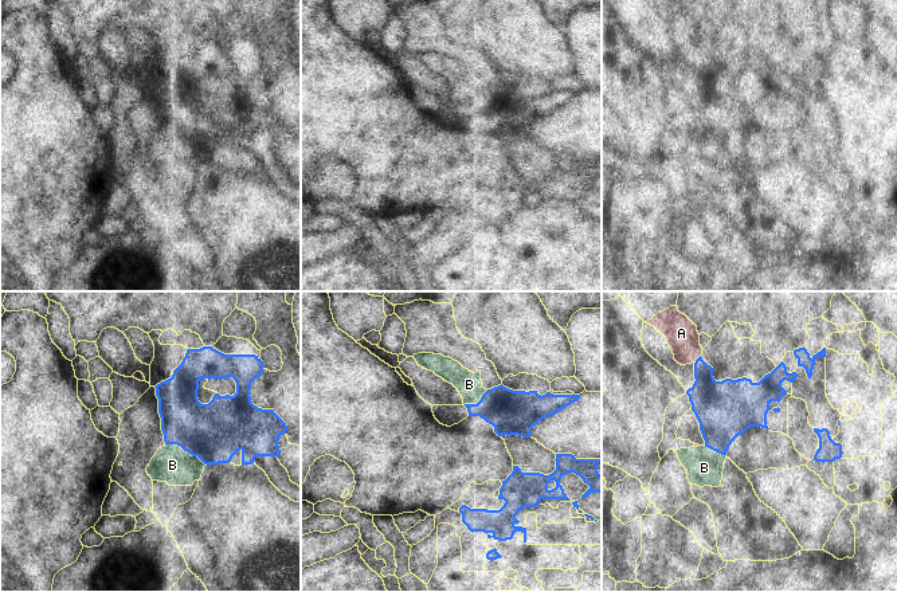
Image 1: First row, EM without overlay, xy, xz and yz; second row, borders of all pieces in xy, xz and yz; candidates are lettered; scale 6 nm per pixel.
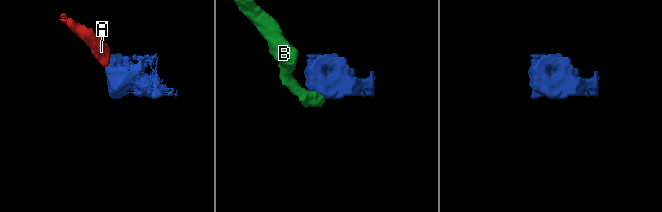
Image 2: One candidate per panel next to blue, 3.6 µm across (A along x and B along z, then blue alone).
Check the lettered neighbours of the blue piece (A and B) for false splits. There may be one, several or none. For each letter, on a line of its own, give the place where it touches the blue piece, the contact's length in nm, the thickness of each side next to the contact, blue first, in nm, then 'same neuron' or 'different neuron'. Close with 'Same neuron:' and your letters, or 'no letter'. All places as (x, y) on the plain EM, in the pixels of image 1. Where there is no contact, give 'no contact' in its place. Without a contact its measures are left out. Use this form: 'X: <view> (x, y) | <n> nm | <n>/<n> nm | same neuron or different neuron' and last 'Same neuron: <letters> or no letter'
A: yz (697, 58) | 70 nm | 220/190 nm | same neuron
B: xy (185, 149) | 280 nm | 360/220 nm | different neuron
Same neuron: A

